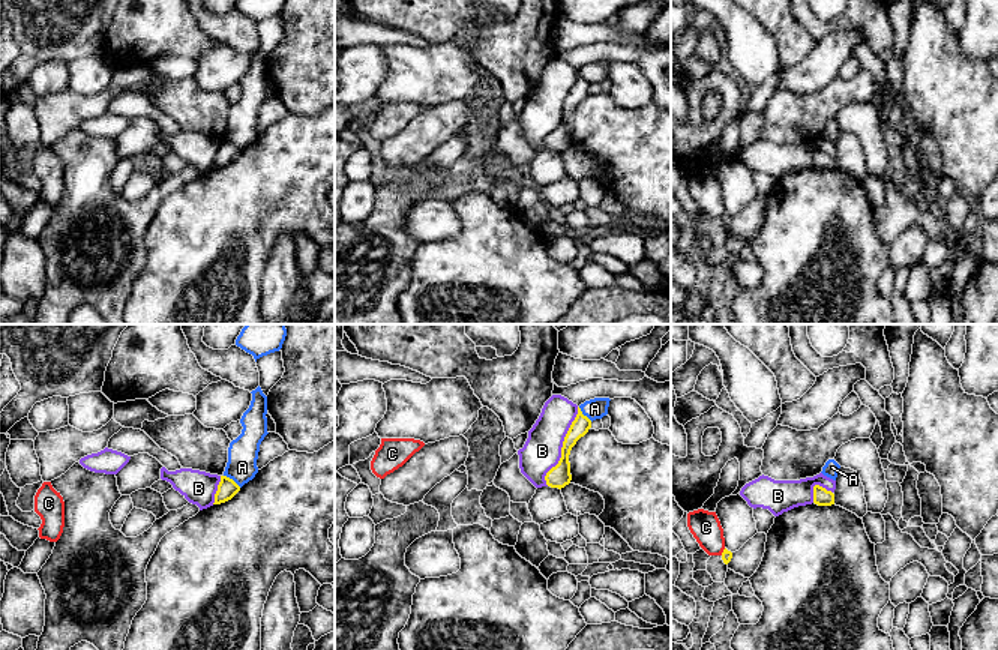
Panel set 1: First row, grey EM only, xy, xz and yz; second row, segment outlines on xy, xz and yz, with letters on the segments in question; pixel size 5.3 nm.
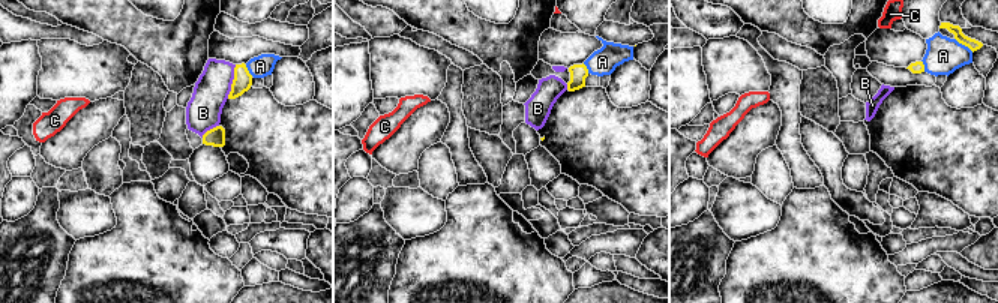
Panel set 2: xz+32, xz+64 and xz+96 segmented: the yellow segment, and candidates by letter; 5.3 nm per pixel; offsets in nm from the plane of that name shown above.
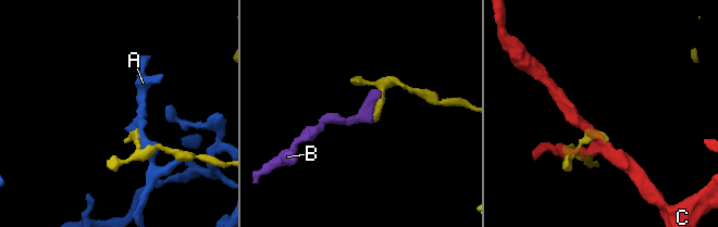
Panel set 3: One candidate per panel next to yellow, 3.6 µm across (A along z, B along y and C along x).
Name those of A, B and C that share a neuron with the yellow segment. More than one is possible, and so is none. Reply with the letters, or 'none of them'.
none of them

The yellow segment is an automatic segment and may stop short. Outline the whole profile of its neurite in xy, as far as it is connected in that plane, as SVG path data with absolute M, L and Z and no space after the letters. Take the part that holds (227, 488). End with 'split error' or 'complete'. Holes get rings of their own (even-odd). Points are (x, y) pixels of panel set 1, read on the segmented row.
M221 476L221 482L218 485L213 504L221 504L231 500L239 491L240 486L233 479Z; complete

